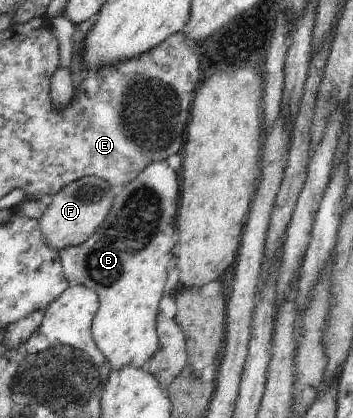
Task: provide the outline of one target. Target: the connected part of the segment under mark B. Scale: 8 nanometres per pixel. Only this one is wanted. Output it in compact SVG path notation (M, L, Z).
M165 160L152 162L116 194L104 223L89 240L76 247L62 248L58 253L65 278L73 285L83 285L95 291L100 302L93 317L92 337L112 369L131 365L141 369L159 348L156 322L158 304L166 287L167 262L173 258L175 214L179 200L177 173Z

